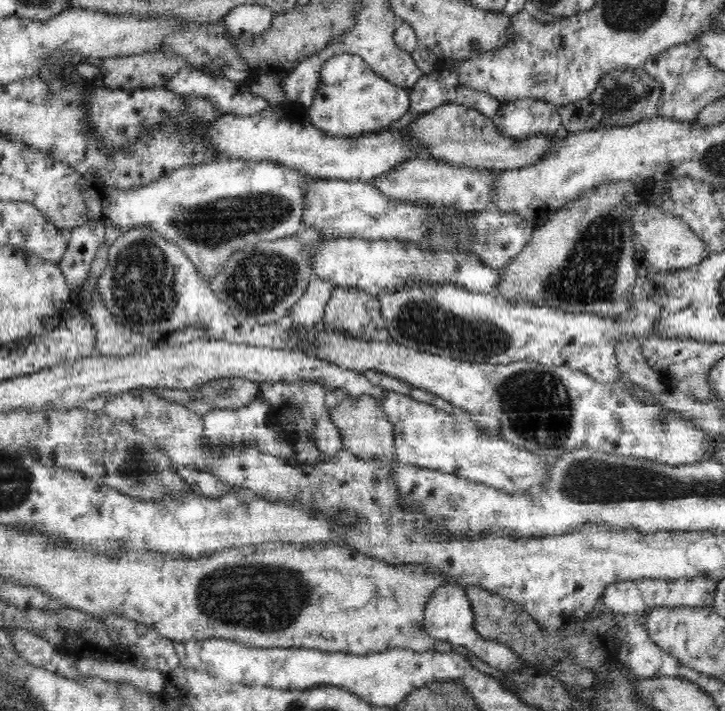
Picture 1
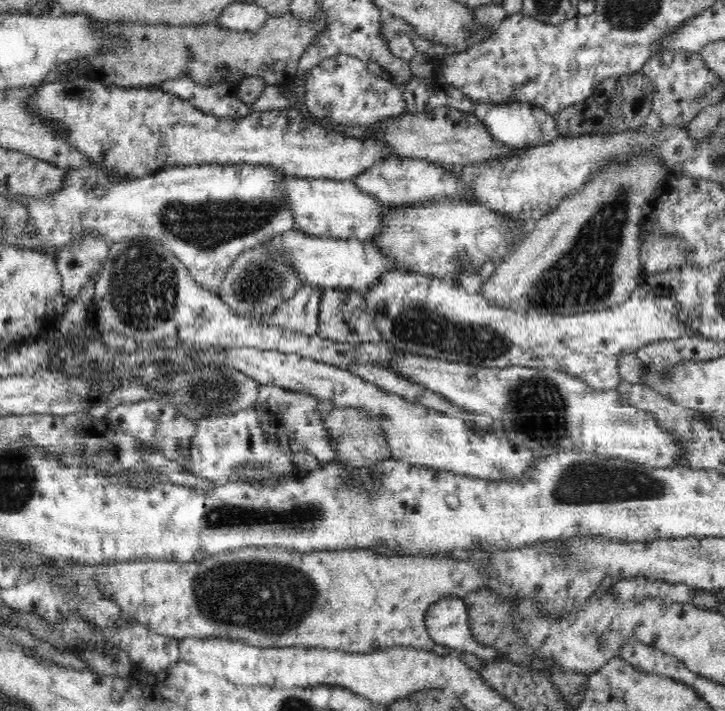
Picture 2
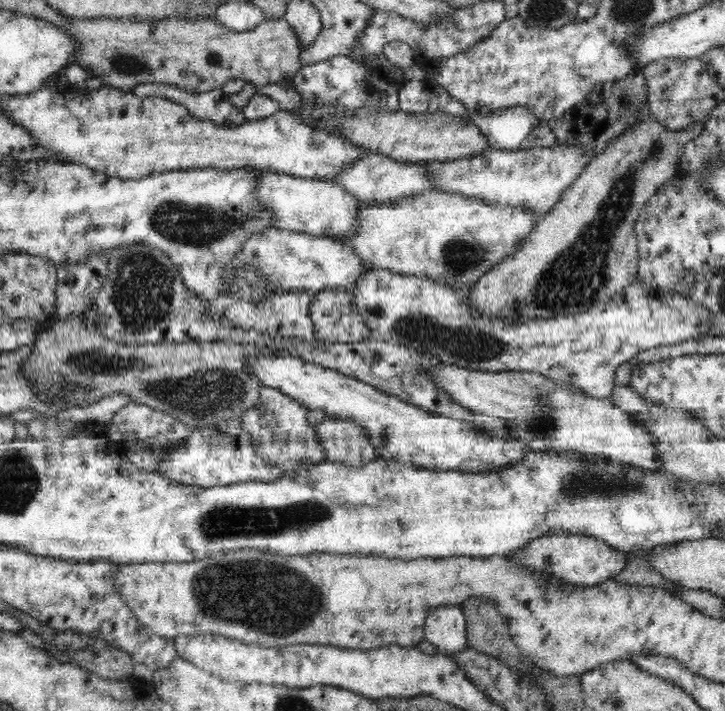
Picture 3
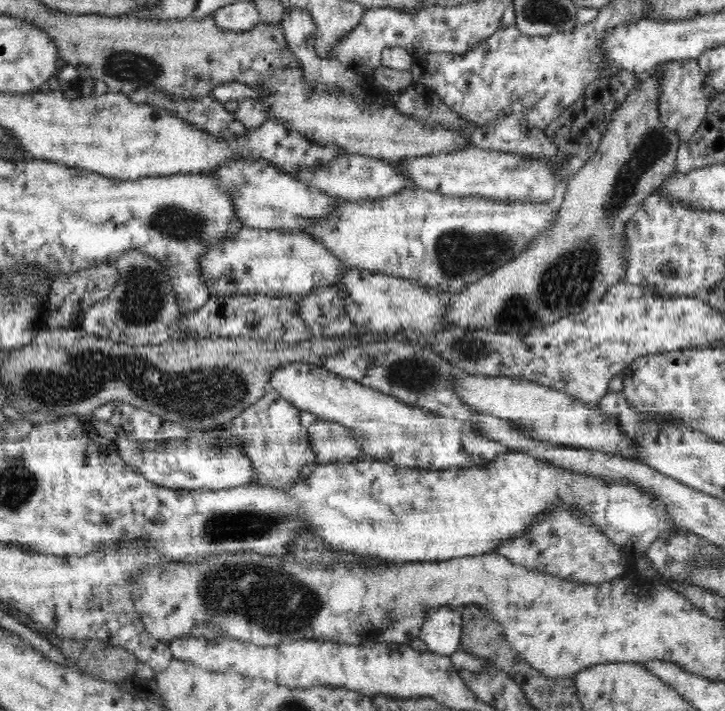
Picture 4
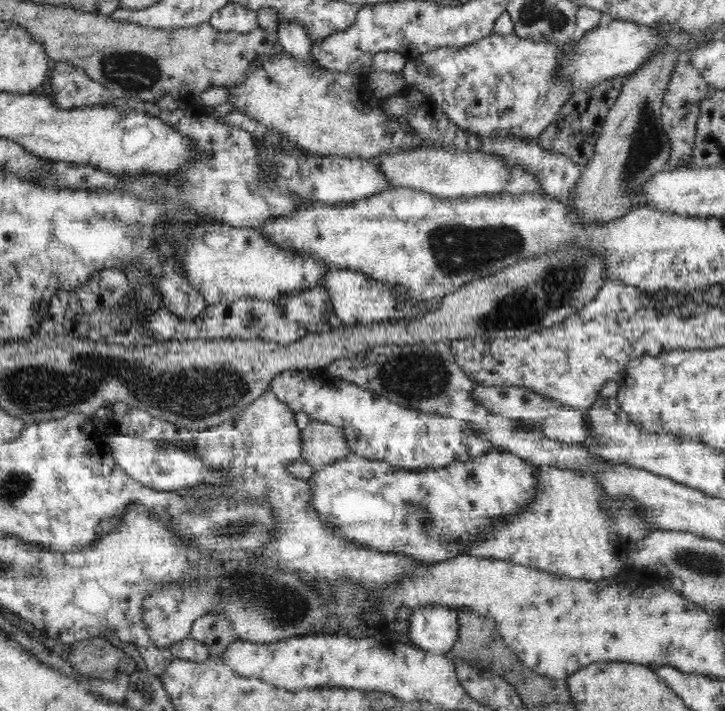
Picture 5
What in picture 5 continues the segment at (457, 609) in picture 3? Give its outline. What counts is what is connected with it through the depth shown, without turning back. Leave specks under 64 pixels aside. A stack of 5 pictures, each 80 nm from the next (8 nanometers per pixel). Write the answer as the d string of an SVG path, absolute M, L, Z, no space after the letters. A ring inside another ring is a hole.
M425 604L411 610L406 637L412 647L429 653L449 655L458 633L457 608Z

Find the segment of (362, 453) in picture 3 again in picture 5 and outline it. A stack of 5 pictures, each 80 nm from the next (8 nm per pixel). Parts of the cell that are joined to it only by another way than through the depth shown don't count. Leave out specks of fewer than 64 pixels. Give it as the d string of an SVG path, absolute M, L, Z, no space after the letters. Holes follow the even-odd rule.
M312 421L301 430L302 460L311 466L312 471L348 456L348 448L343 429L330 423Z

